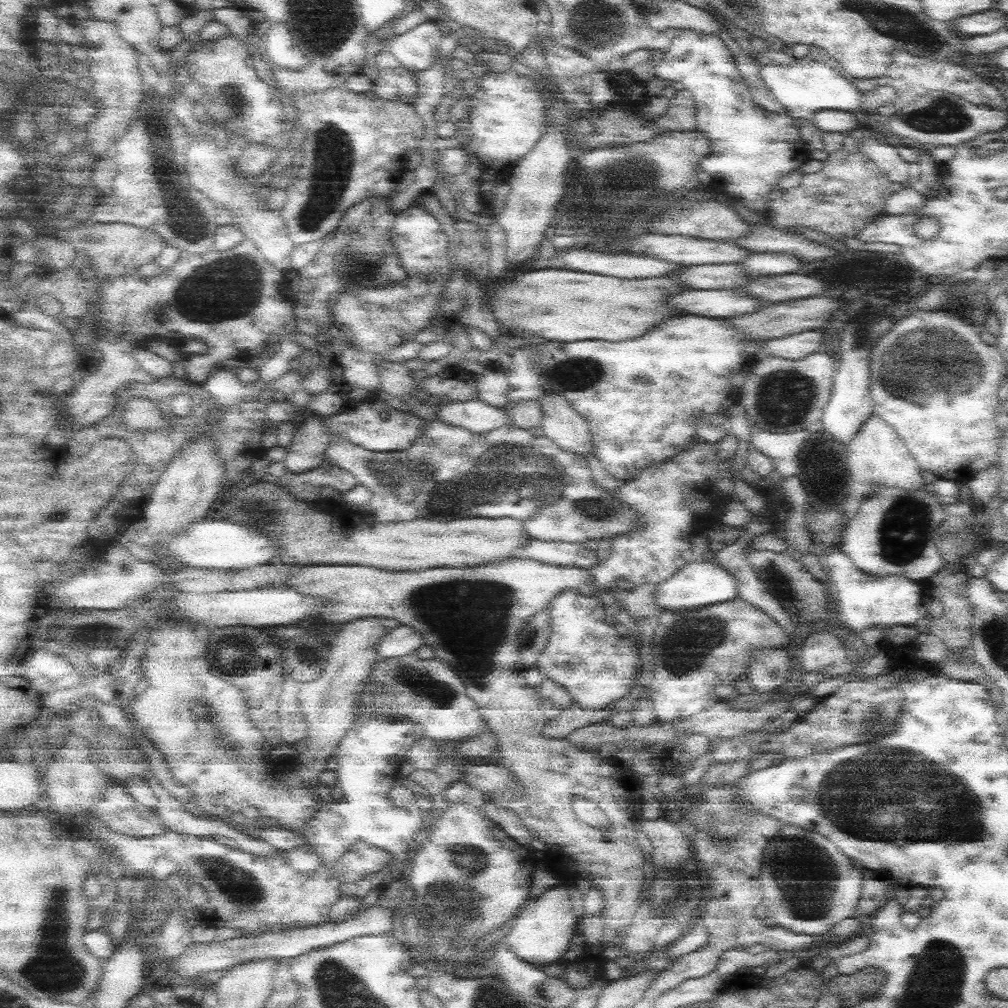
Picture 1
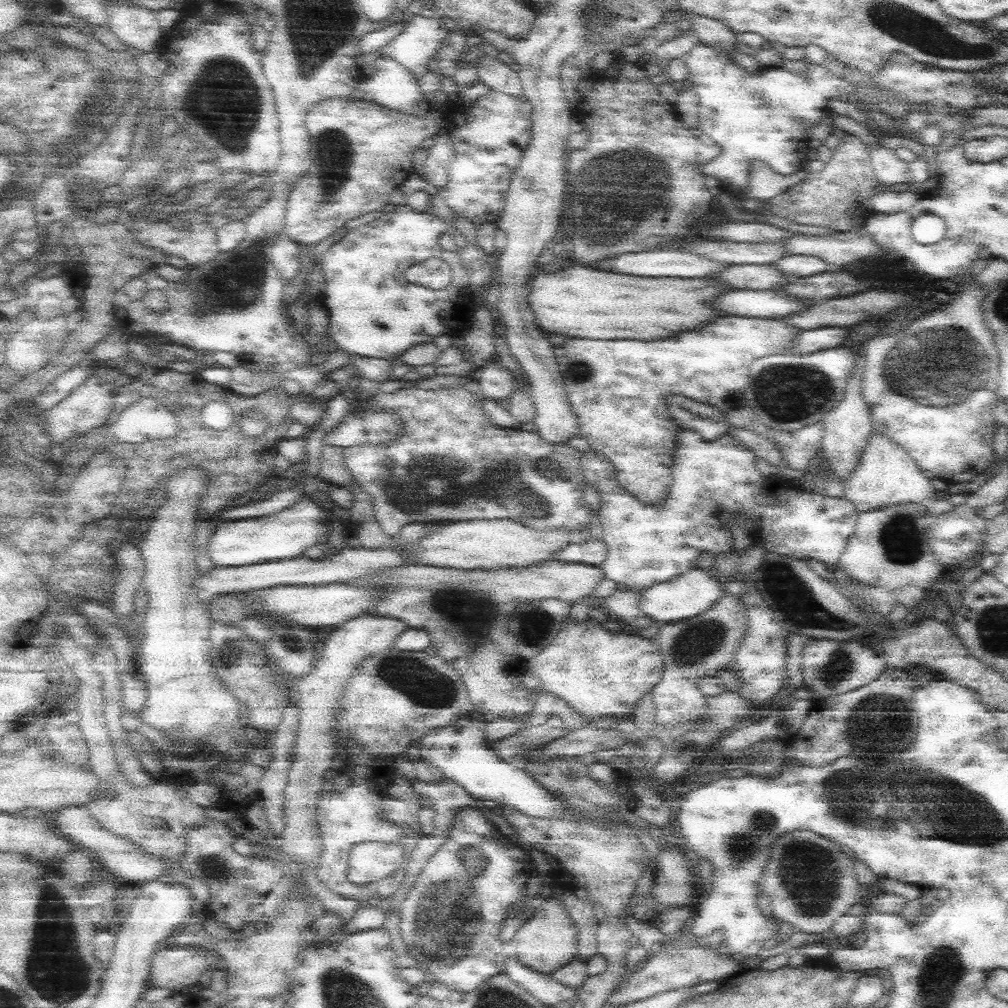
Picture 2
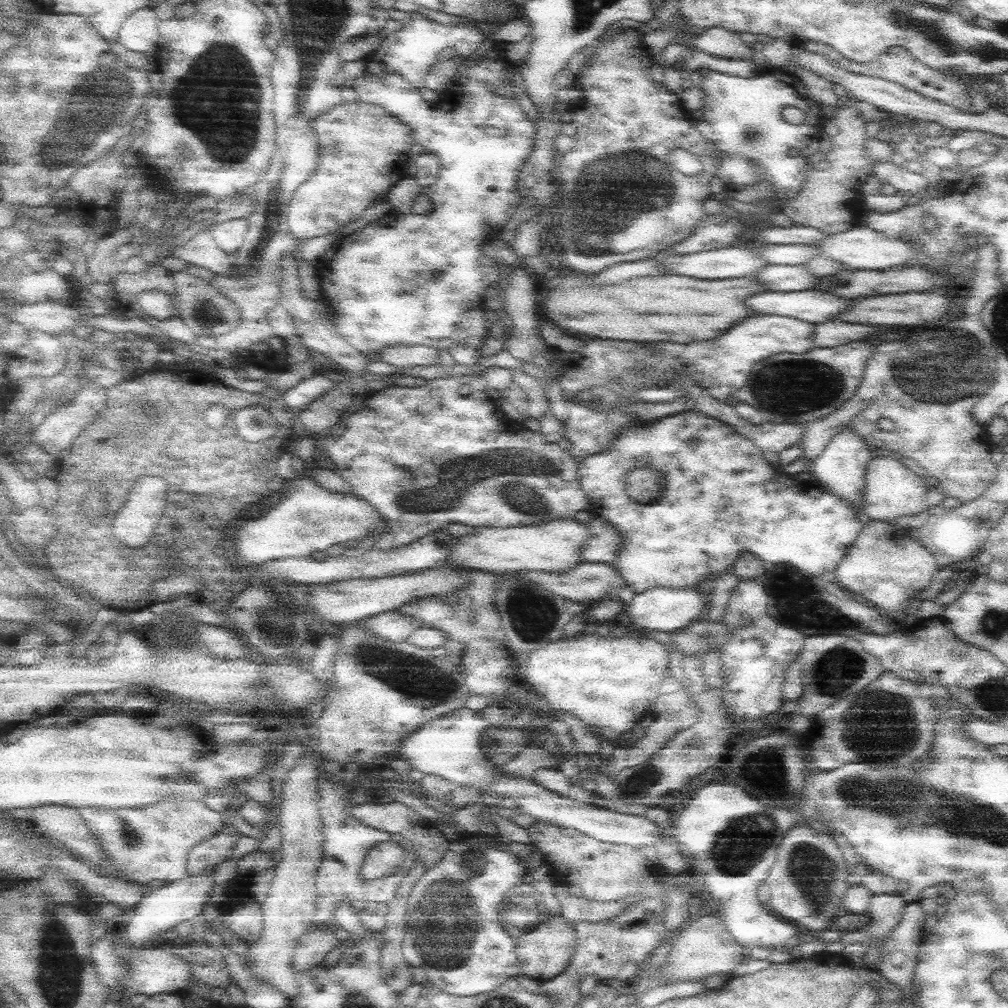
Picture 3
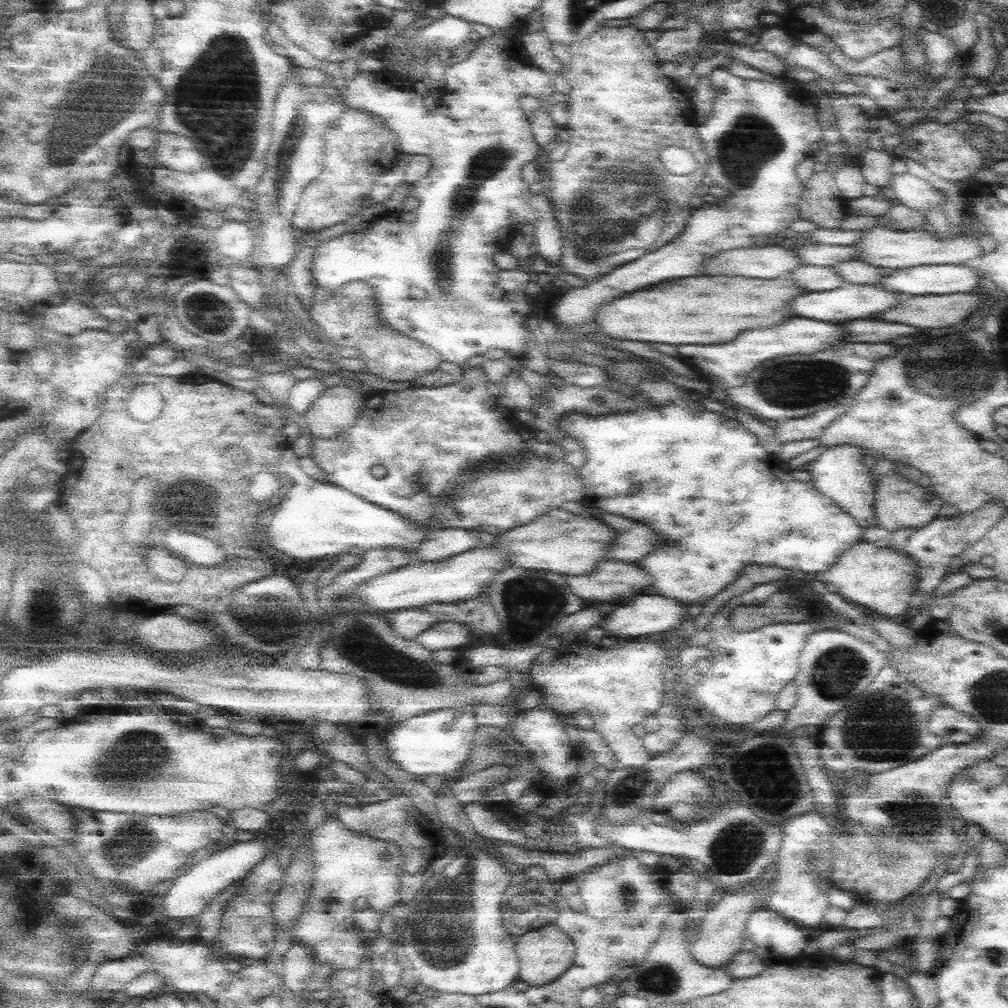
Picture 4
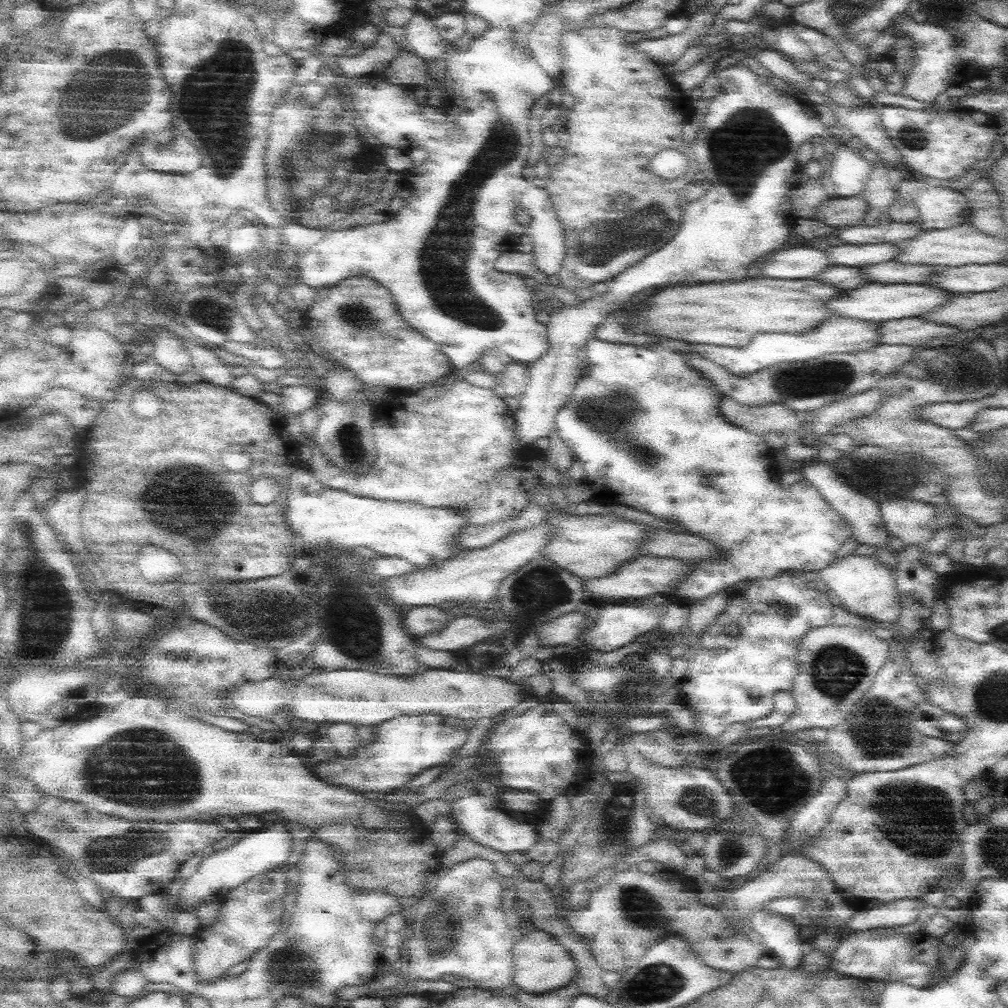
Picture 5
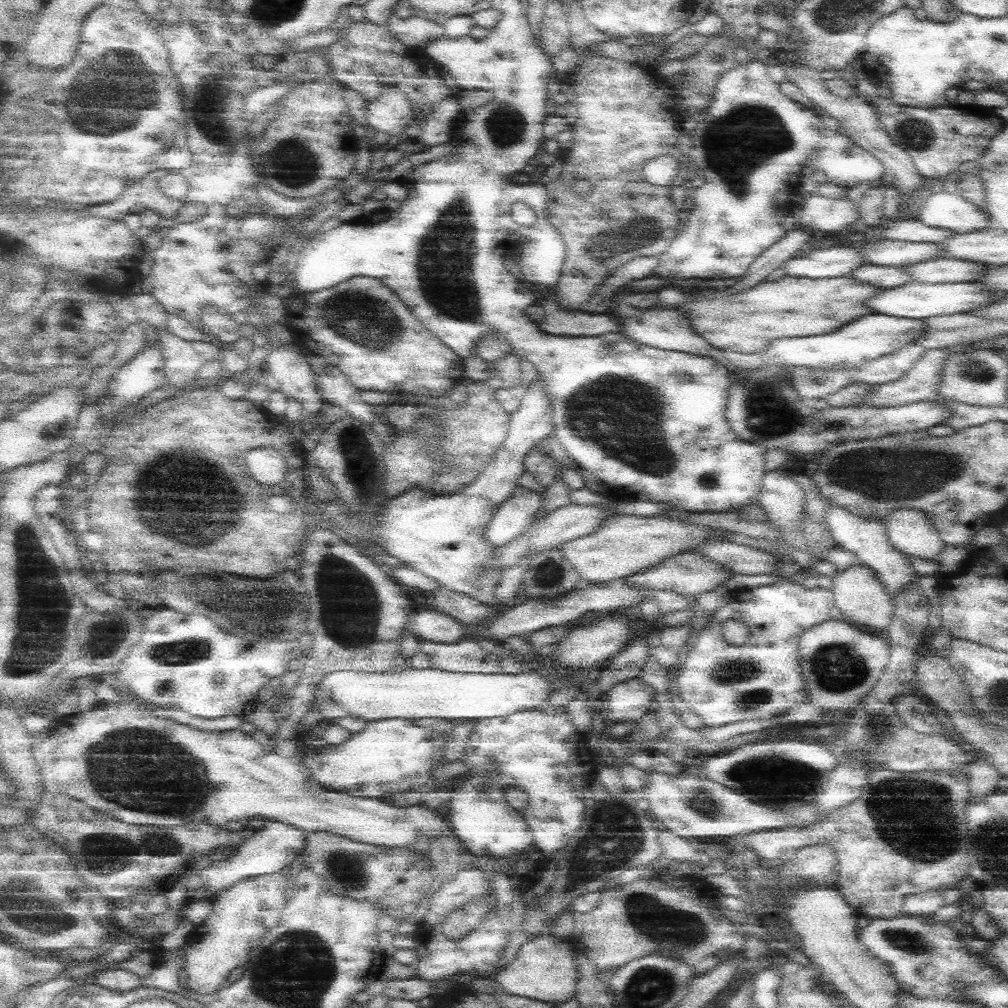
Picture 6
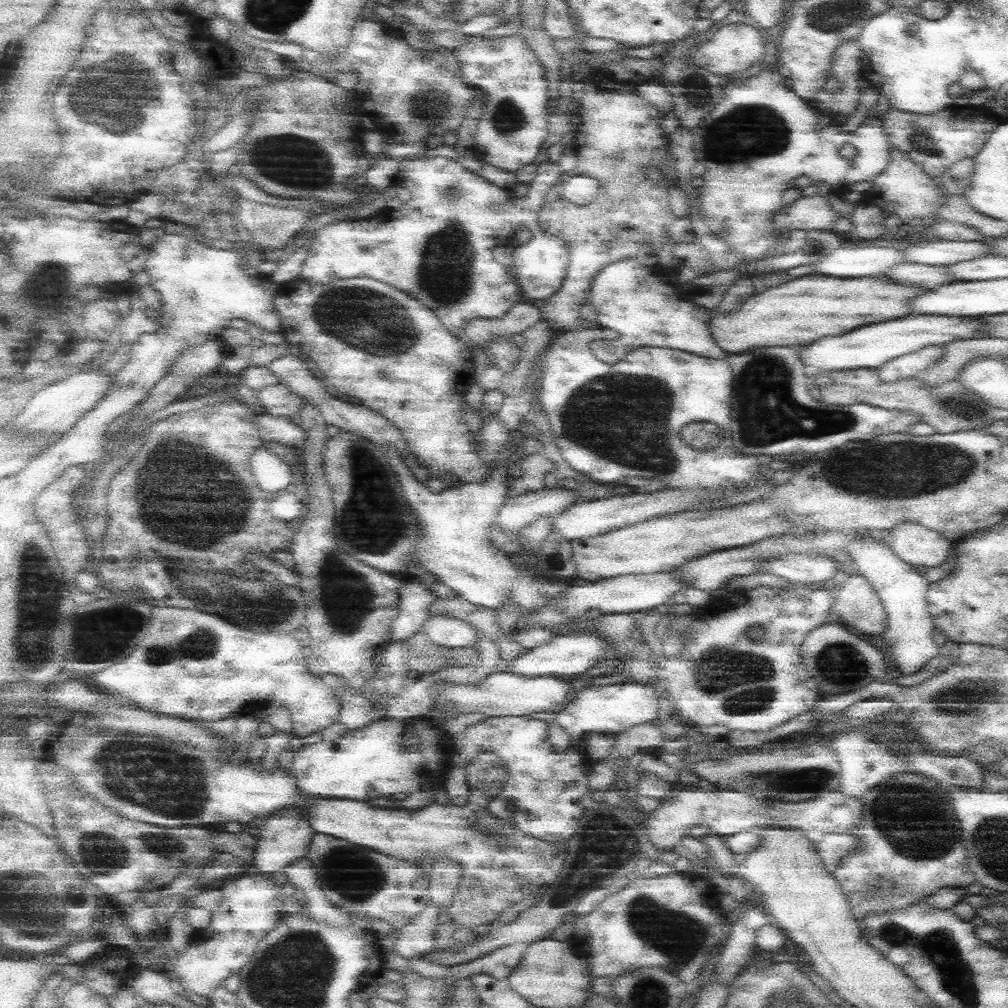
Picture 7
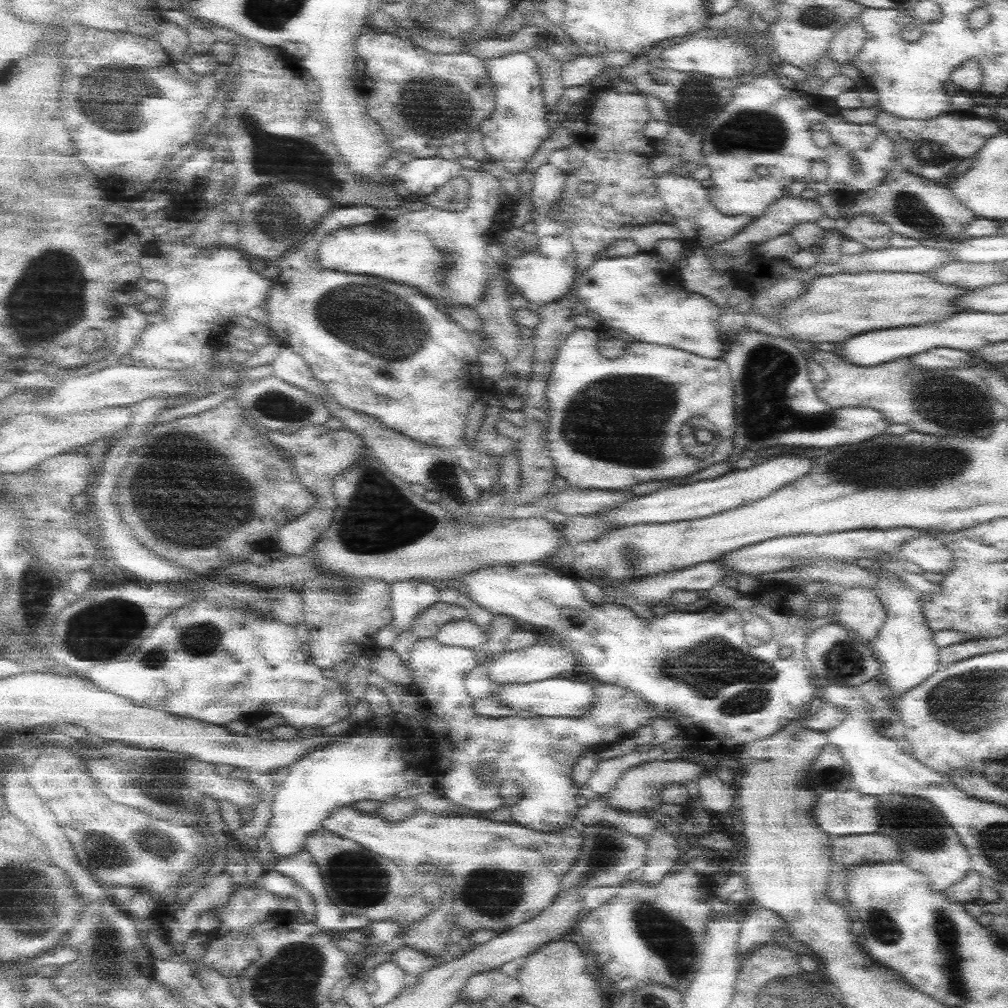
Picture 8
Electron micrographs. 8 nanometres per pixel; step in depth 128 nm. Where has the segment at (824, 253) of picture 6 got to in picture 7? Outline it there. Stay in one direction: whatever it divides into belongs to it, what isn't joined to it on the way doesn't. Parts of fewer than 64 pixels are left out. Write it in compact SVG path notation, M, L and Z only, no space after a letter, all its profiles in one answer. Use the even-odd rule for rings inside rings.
M838 247L832 254L812 264L816 273L840 278L877 277L885 270L906 263L904 253L894 247Z

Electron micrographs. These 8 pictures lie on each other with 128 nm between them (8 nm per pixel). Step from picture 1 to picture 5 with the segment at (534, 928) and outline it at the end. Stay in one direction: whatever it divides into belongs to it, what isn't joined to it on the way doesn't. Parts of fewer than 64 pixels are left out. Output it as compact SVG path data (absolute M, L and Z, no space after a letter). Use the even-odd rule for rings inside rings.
M537 929L529 931L514 946L513 954L516 971L512 984L518 986L521 992L540 995L550 993L571 984L576 975L574 957L550 932Z

